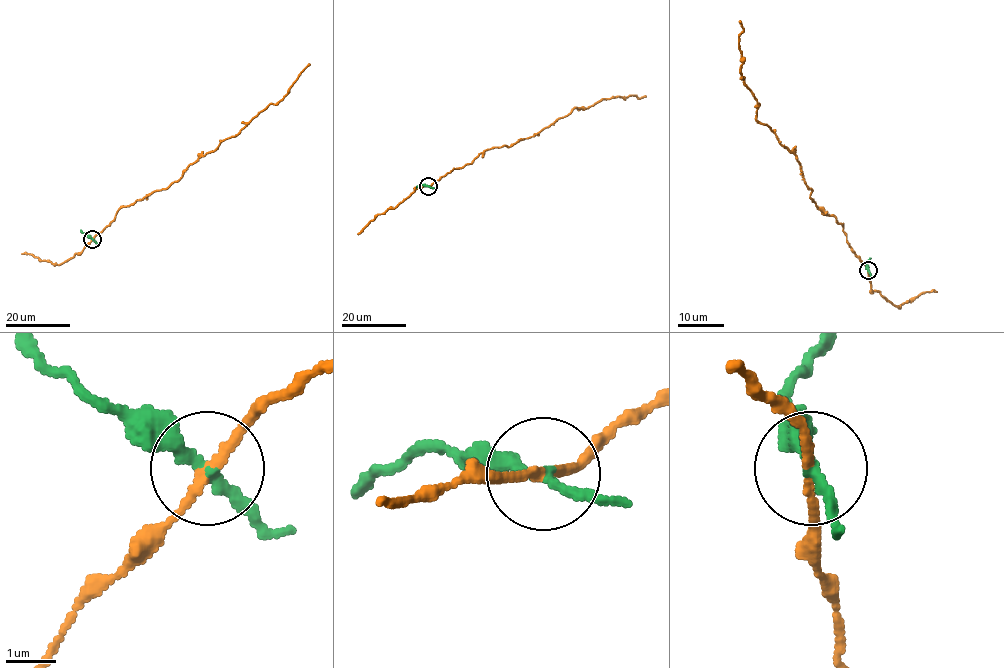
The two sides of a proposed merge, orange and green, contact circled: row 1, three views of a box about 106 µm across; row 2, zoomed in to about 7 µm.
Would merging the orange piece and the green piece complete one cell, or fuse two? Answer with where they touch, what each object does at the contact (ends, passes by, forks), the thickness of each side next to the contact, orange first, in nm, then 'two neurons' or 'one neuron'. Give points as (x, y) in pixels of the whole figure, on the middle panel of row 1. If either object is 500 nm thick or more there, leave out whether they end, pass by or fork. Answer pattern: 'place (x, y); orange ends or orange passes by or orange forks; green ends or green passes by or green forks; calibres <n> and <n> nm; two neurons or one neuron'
place (428, 186); orange passes by; green passes by; calibres 170 and 200 nm; two neurons

